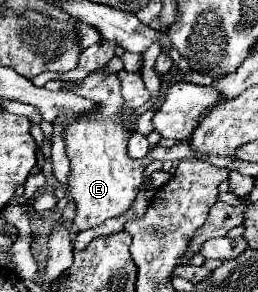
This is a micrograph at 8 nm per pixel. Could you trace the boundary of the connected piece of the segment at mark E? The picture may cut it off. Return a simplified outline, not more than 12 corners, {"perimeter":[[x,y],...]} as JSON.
{"perimeter":[[94,70],[68,82],[94,112],[60,114],[76,204],[90,230],[134,204],[144,168],[184,160],[186,142],[126,152],[120,80]]}

